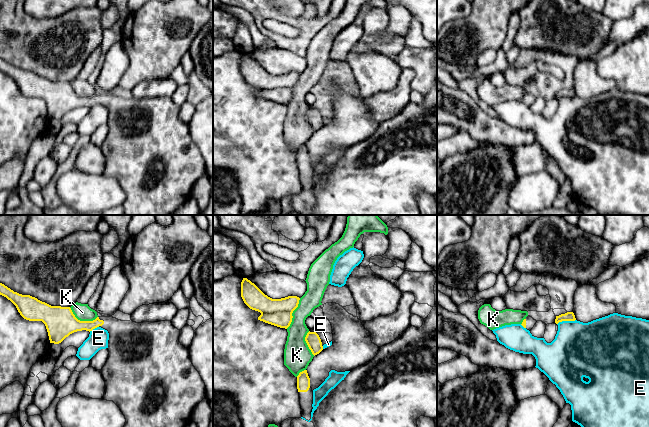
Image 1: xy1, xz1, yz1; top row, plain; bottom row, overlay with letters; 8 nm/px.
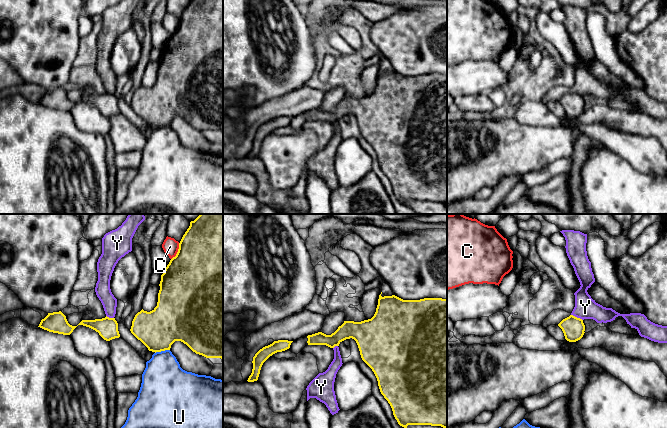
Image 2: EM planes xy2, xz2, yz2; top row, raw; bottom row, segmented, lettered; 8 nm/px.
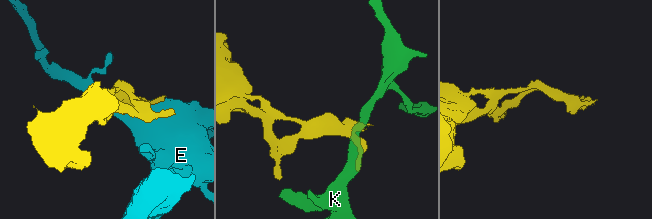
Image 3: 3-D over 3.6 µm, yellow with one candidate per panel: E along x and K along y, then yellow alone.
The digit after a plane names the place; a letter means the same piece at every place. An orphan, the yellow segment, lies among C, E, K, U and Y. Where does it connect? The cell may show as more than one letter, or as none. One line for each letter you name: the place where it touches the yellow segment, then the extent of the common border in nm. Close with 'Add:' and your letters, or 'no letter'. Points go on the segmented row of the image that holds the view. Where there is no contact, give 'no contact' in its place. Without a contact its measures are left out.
Add: no letter

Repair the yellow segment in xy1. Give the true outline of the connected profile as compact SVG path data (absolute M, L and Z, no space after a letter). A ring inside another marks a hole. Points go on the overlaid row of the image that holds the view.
M0 283L0 295L10 300L20 315L29 321L42 321L50 343L59 344L77 331L92 331L101 327L108 331L108 358L101 370L105 381L104 400L113 401L125 416L124 427L185 427L191 421L194 408L206 397L206 386L190 360L189 350L179 342L180 330L171 321L136 323L113 317L97 317L93 321L80 321L70 307L51 306L30 295L14 292Z

